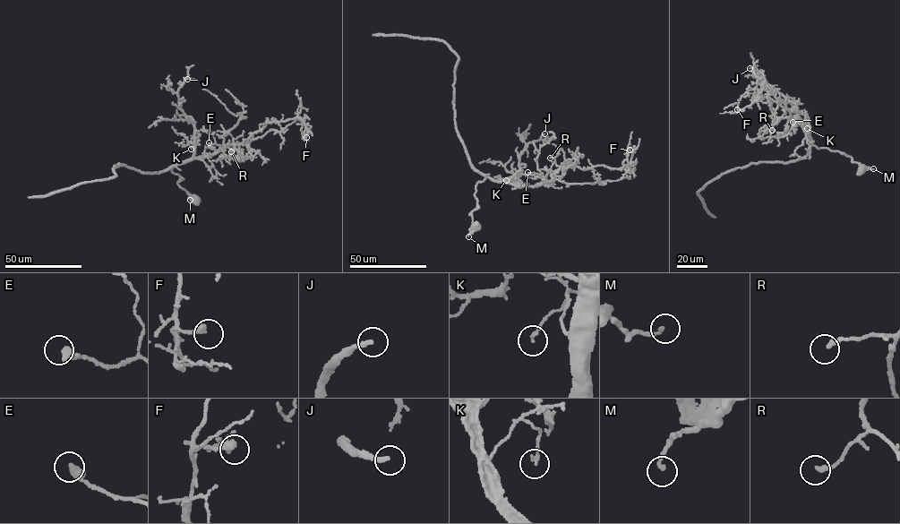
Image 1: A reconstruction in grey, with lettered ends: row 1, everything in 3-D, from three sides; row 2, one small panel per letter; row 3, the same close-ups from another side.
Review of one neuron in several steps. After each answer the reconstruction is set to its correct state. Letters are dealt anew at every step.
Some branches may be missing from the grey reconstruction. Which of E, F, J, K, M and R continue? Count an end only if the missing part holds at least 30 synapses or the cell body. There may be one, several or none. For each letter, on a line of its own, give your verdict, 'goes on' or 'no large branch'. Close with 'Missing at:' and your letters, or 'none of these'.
E: no large branch
F: no large branch
J: no large branch
K: no large branch
M: no large branch
R: no large branch
Missing at: none of these

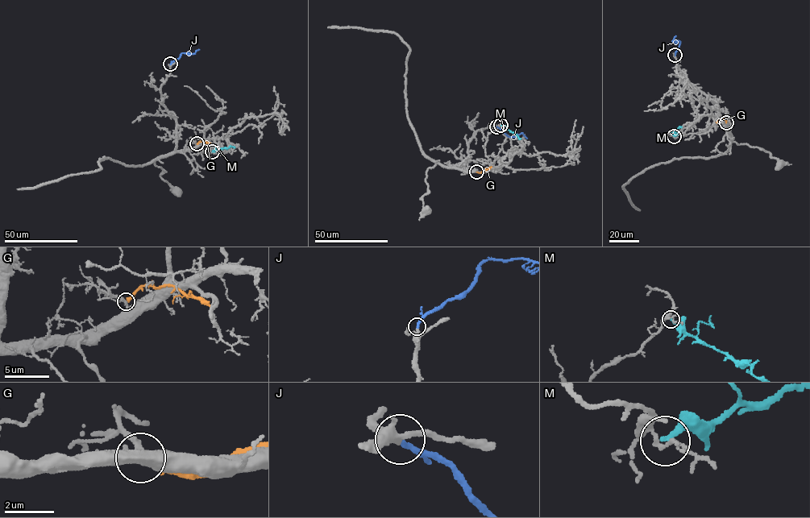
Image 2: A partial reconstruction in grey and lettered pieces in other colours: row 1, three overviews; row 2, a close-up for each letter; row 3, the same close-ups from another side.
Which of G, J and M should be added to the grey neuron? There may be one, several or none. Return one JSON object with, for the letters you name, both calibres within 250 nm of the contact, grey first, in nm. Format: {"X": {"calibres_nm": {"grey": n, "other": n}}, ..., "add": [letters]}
{"J": {"calibres_nm": {"grey": 220, "other": 220}}, "add": ["J"]}

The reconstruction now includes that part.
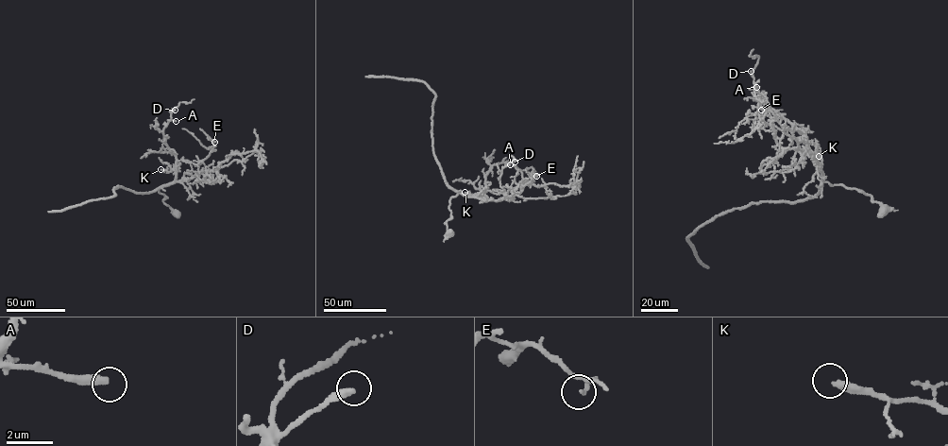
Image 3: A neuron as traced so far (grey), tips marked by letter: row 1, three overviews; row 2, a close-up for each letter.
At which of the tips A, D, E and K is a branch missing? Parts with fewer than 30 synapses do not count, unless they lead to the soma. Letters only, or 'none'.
A

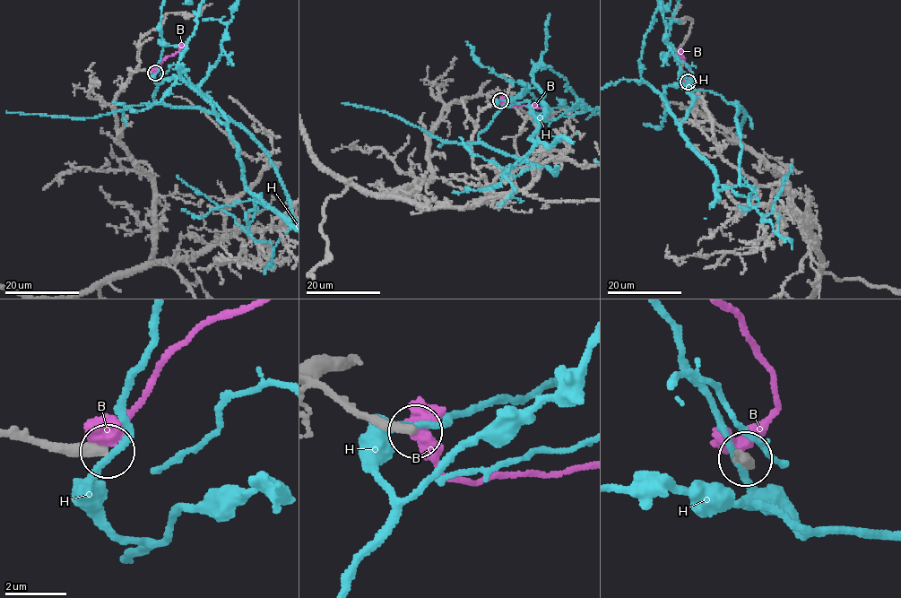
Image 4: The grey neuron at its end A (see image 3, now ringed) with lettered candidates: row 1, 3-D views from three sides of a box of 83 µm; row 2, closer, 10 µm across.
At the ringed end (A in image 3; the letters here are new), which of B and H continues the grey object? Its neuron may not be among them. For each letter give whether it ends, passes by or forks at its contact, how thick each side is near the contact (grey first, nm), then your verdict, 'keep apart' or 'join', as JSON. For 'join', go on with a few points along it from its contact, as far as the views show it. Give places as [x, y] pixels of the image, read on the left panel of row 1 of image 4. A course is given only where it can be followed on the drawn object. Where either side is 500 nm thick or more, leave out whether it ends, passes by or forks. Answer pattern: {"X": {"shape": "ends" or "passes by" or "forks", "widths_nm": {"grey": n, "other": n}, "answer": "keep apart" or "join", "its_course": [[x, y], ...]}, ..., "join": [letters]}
{"B": {"shape": "passes by", "widths_nm": {"grey": 400, "other": 480}, "answer": "keep apart"}, "H": {"shape": "passes by", "widths_nm": {"grey": 360, "other": 240}, "answer": "keep apart"}, "join": []}

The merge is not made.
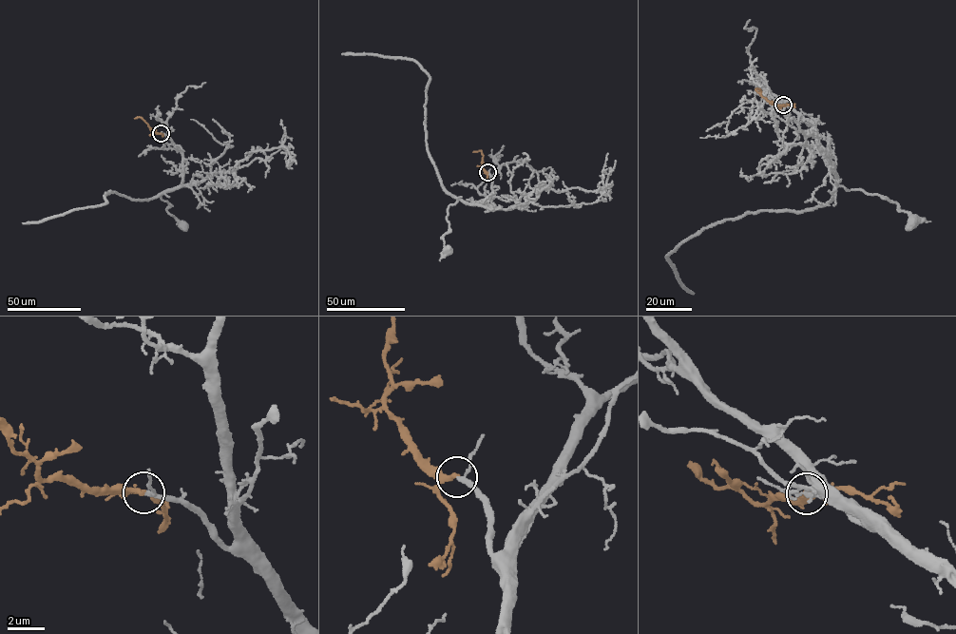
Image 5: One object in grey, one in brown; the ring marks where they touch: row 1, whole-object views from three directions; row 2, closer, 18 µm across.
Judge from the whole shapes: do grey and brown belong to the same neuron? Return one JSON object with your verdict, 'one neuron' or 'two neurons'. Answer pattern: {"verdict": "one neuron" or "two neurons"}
{"verdict": "one neuron"}

